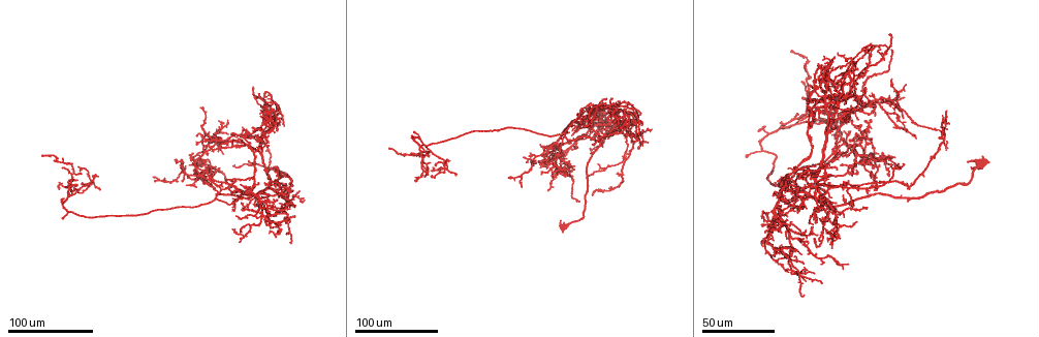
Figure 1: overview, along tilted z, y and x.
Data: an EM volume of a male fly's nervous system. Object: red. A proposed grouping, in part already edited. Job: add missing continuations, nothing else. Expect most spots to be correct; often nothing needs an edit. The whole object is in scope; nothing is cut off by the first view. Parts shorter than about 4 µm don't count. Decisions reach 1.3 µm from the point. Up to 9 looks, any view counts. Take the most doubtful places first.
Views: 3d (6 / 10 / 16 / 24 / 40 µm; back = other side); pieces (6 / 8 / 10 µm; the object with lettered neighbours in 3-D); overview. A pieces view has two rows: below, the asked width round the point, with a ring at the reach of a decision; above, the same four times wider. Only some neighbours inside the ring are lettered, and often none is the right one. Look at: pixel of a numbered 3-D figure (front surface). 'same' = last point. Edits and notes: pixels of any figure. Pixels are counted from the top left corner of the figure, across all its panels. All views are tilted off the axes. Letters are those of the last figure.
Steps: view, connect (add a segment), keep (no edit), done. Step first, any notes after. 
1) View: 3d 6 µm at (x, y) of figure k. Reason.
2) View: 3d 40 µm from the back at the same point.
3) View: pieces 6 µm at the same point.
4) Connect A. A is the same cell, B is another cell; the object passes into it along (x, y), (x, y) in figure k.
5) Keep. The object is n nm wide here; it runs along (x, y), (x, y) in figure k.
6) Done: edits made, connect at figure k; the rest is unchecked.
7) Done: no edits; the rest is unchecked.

View: 3d 40 µm at (573, 129) of figure 1. Thin end.

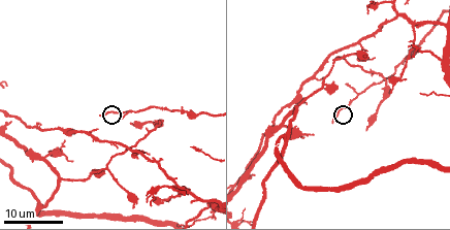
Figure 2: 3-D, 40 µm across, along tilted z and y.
View: pieces 8 µm at (98, 116) of figure 2. See the neighbours.

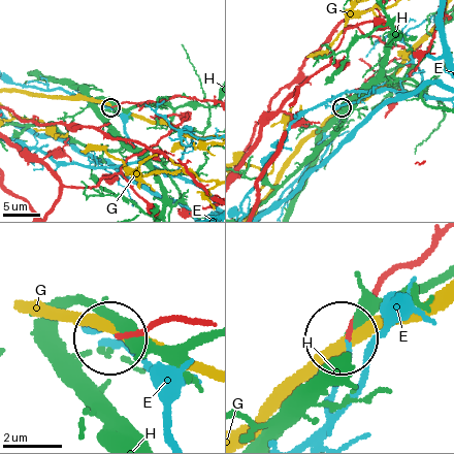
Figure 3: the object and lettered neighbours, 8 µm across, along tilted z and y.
Keep. E, G and H are other cells; it runs along (434, 244), (384, 283), (348, 338) in figure 3; none of them fits.

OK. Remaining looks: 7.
View: 3d 40 µm at (261, 118) of figure 1.

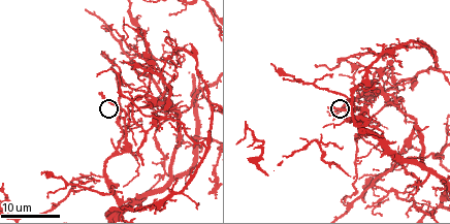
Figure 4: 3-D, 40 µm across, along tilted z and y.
View: 3d 6 µm at (98, 93) of figure 4.

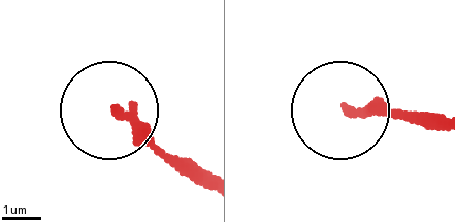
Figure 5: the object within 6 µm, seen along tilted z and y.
View: pieces 10 µm at (118, 114) of figure 5.

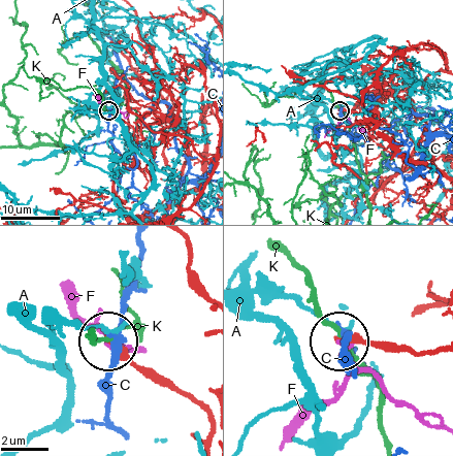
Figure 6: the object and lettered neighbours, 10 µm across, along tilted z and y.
Keep. A, C, F and K are other cells; no lettered segment goes on from it.

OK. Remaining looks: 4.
View: 3d 16 µm at (141, 164) of figure 4. Free end.

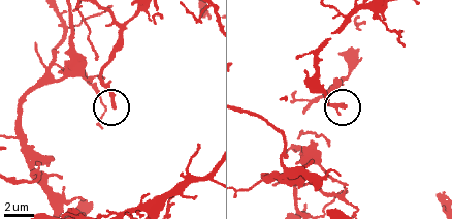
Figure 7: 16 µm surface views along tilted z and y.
View: pieces 8 µm at (115, 105) of figure 7.

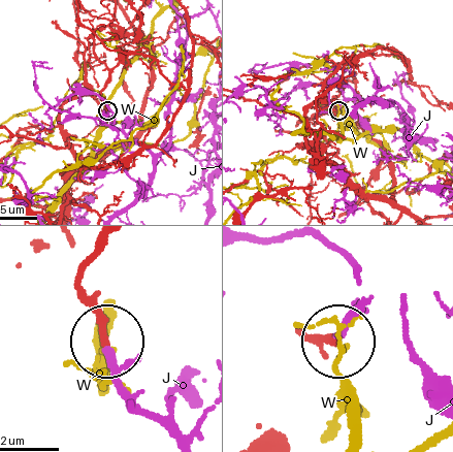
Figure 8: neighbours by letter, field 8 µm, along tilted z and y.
Keep. J and W are other cells; it runs along (104, 245), (83, 271), (79, 292), (106, 340) in figure 8; none of them fits.

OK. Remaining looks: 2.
View: 3d 40 µm at (972, 165) of figure 1. Branch stops here.

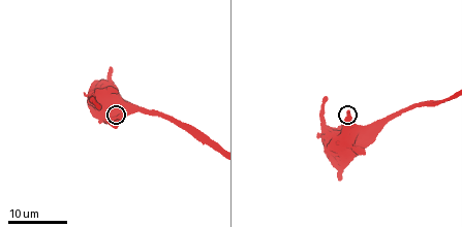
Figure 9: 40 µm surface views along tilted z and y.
View: pieces 8 µm at (348, 110) of figure 9.

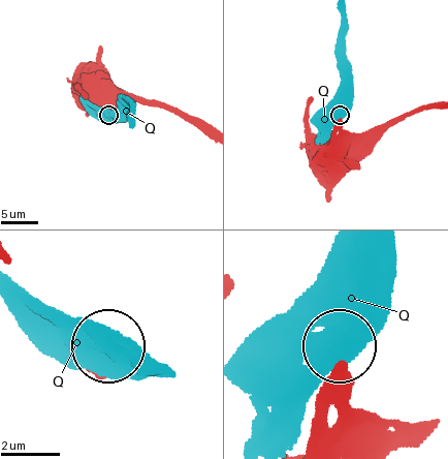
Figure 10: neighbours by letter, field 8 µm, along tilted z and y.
Keep. The object is 270 nm wide here; Q is another cell; no lettered segment goes on from it.

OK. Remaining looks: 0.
Done: no edits; the rest is unchecked.

